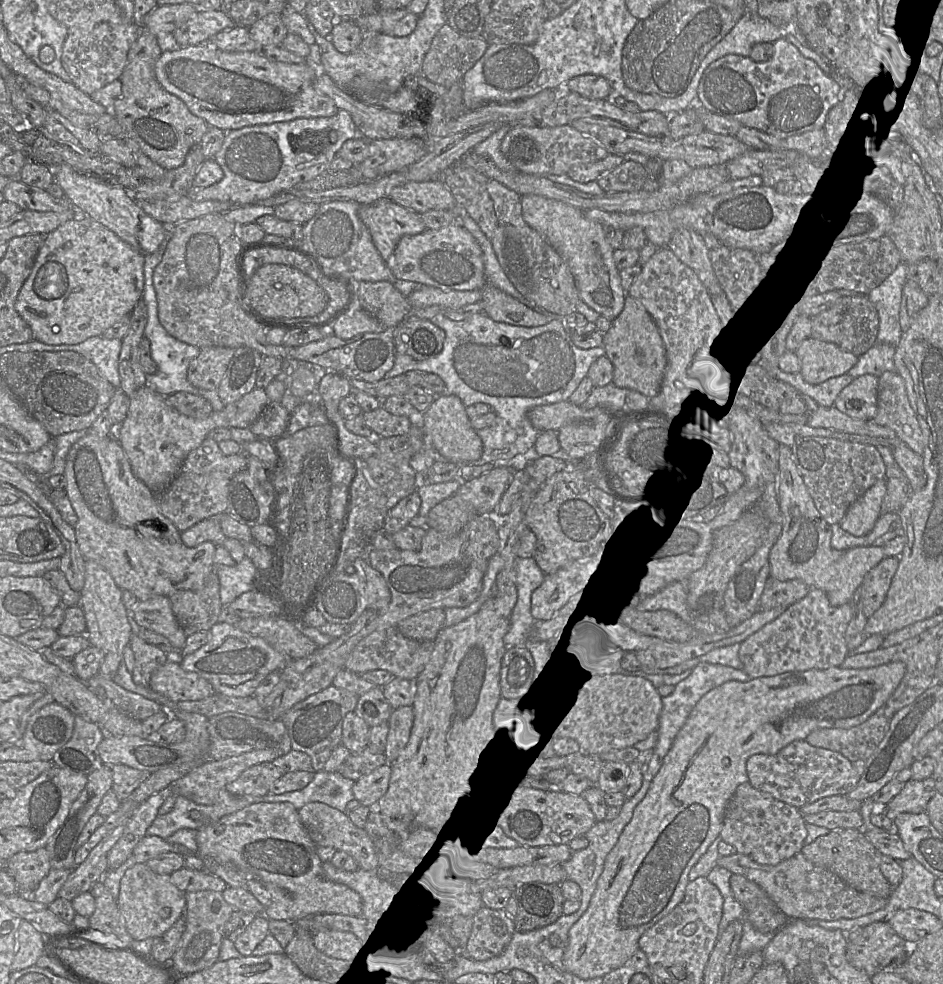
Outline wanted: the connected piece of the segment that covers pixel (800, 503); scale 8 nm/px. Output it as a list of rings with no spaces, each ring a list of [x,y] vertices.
[[[778,446],[778,503],[782,515],[780,536],[769,553],[770,577],[780,581],[797,579],[824,591],[832,606],[850,603],[865,575],[886,556],[883,547],[857,546],[847,550],[831,547],[831,525],[816,509],[813,499],[792,459],[791,448]]]

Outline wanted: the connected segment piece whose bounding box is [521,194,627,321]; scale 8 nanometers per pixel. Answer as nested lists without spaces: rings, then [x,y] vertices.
[[[539,195],[521,196],[525,222],[536,230],[567,264],[580,300],[599,315],[614,320],[623,310],[627,292],[622,288],[619,270],[613,260],[613,248],[605,238],[603,226],[588,219],[584,211],[559,200]]]

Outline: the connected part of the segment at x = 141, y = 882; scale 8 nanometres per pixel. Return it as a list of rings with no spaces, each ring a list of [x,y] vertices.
[[[135,863],[121,879],[117,905],[130,936],[145,940],[161,936],[174,925],[184,914],[186,898],[172,883],[170,875],[155,873],[145,863]]]

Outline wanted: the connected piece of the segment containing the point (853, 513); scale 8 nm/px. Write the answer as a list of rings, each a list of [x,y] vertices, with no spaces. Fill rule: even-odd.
[[[887,479],[878,480],[848,508],[839,522],[840,527],[857,537],[869,534],[881,515],[886,493]]]

